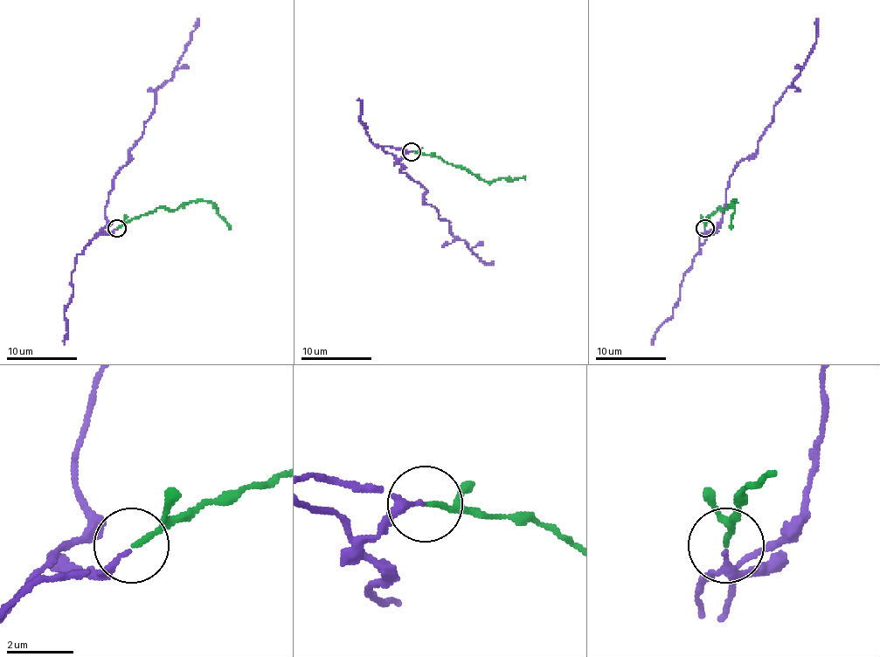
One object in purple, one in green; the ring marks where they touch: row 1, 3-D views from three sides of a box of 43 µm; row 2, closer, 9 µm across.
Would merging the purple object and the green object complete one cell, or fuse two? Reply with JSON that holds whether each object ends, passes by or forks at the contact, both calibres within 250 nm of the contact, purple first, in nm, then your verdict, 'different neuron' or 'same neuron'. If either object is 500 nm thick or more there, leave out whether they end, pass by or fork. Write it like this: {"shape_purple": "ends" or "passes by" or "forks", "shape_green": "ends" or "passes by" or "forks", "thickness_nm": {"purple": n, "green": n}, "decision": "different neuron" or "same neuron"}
{"shape_purple": "passes by", "shape_green": "ends", "thickness_nm": {"purple": 120, "green": 150}, "decision": "same neuron"}

